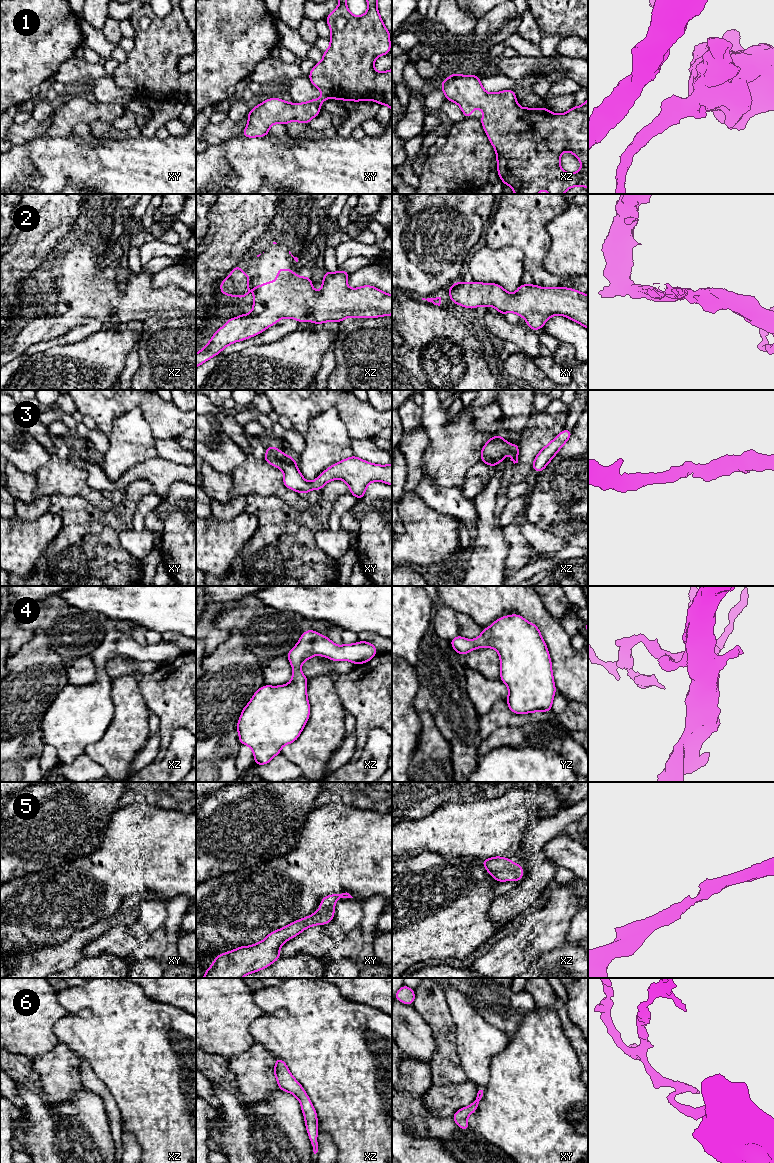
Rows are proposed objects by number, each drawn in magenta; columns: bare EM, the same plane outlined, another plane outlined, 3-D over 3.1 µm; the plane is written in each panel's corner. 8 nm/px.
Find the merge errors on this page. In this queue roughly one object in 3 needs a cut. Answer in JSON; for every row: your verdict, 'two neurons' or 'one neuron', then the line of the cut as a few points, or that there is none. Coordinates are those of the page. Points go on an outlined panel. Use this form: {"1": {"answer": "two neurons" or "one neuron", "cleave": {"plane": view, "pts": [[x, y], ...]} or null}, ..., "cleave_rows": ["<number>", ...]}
{"1": {"answer": "one neuron", "cleave": null}, "2": {"answer": "one neuron", "cleave": null}, "3": {"answer": "one neuron", "cleave": null}, "4": {"answer": "one neuron", "cleave": null}, "5": {"answer": "one neuron", "cleave": null}, "6": {"answer": "one neuron", "cleave": null}, "cleave_rows": []}

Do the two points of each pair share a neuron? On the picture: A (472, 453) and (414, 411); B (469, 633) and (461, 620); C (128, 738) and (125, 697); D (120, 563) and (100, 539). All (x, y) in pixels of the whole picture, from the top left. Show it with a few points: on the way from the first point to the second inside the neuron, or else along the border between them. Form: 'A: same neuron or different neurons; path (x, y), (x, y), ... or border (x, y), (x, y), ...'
A: different neurons; border (421, 407), (422, 424)
B: same neuron; path (469, 630), (464, 623)
C: same neuron; path (128, 728), (128, 707)
D: same neuron; path (114, 557), (102, 545)

